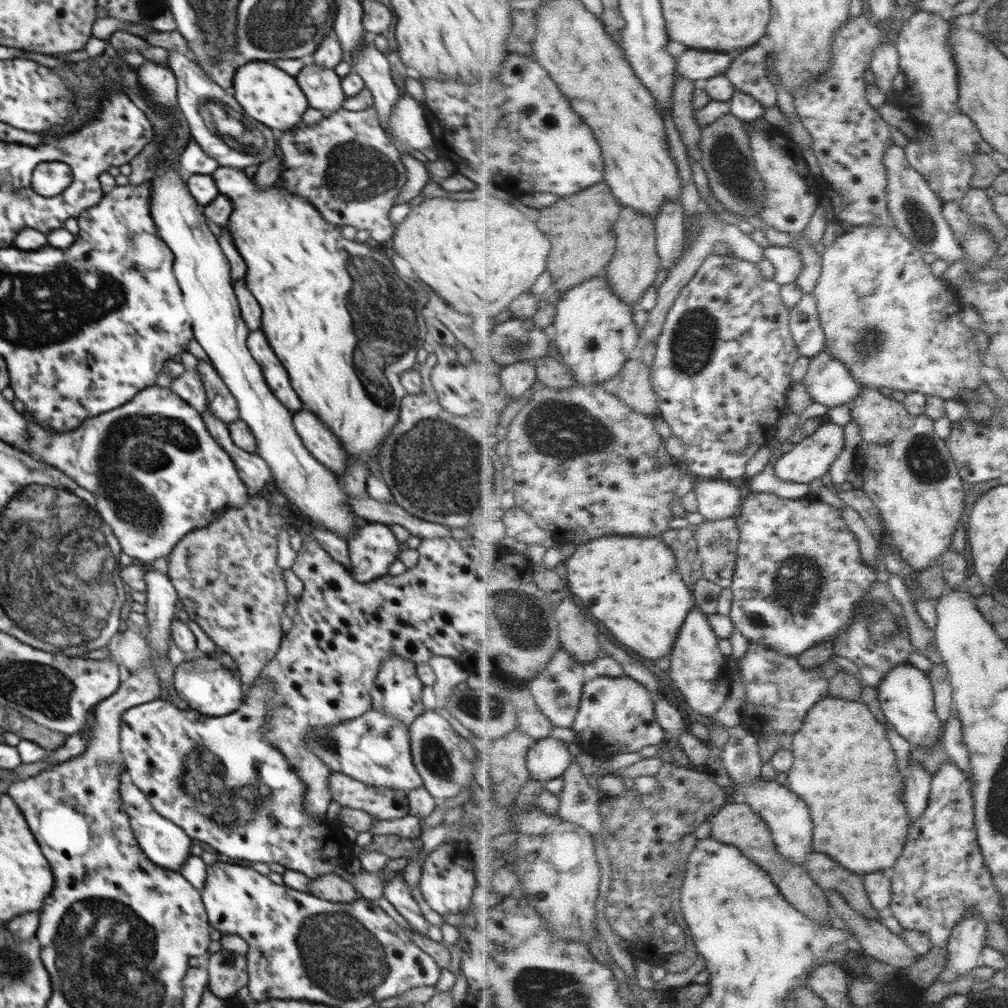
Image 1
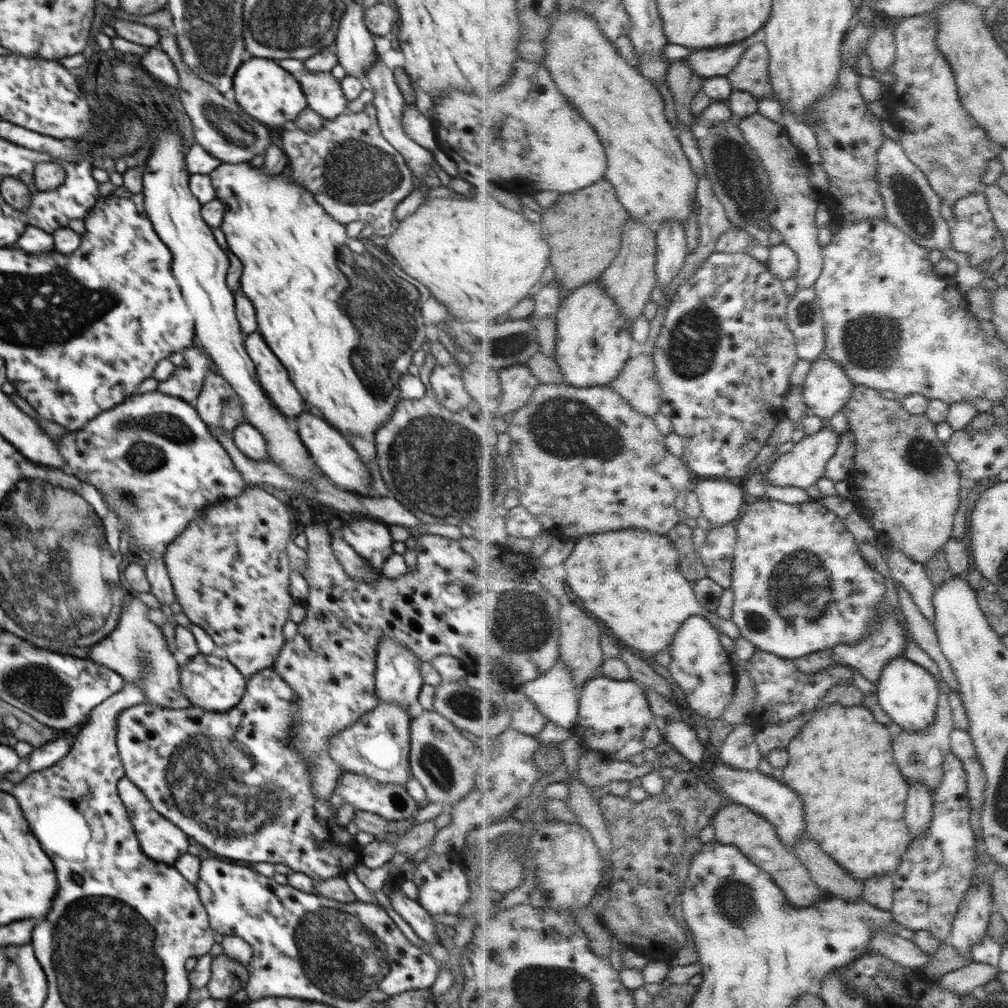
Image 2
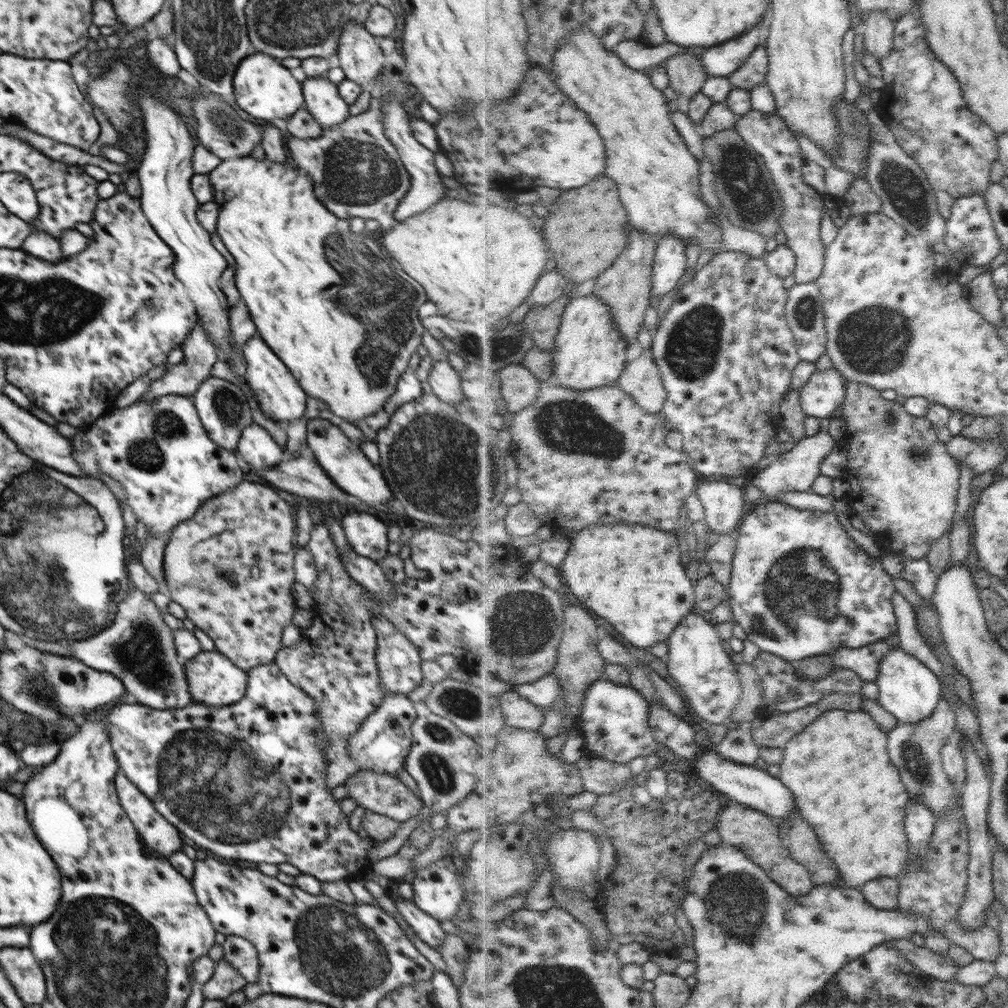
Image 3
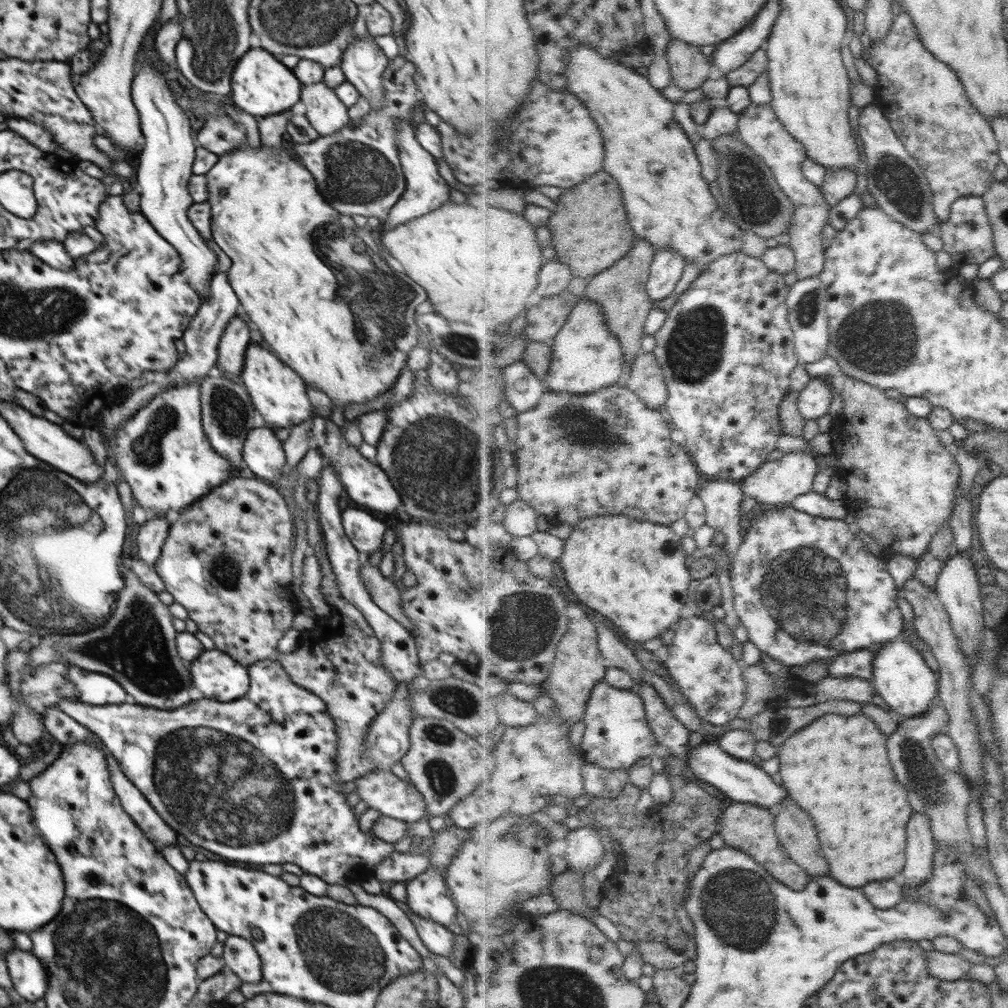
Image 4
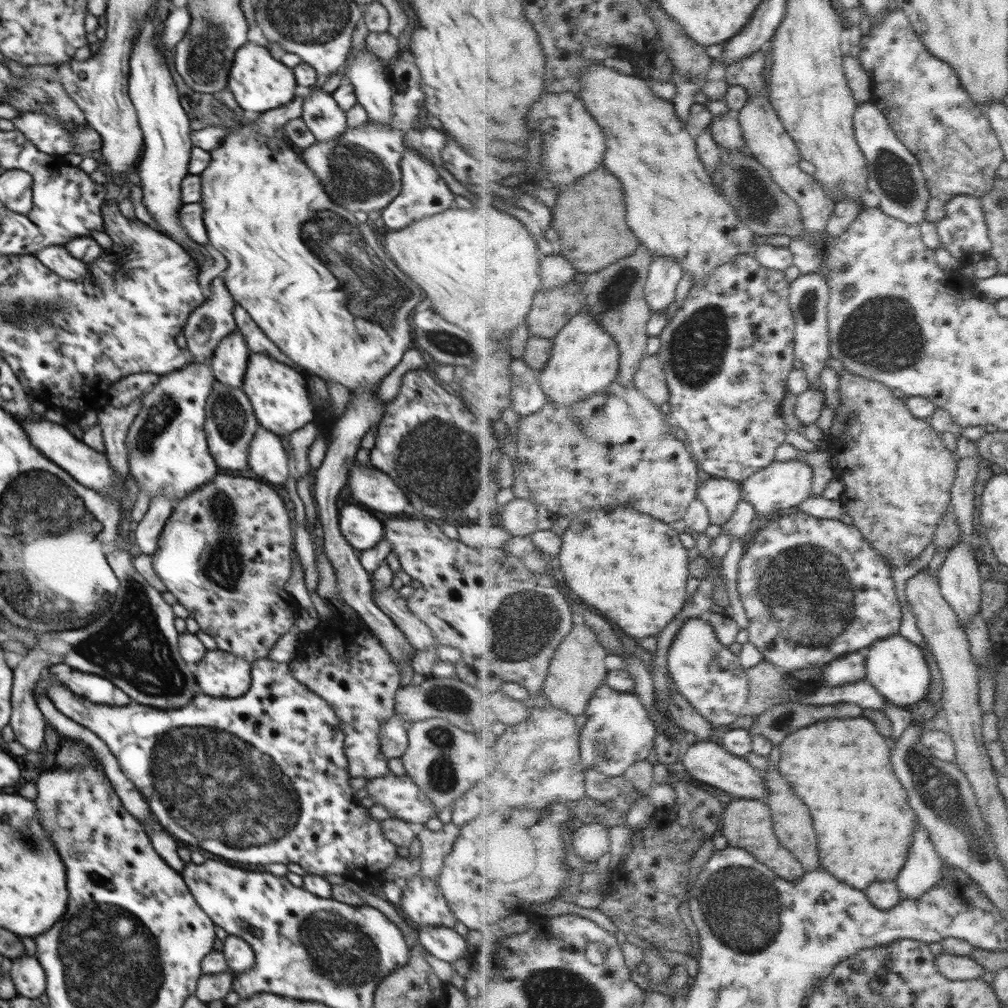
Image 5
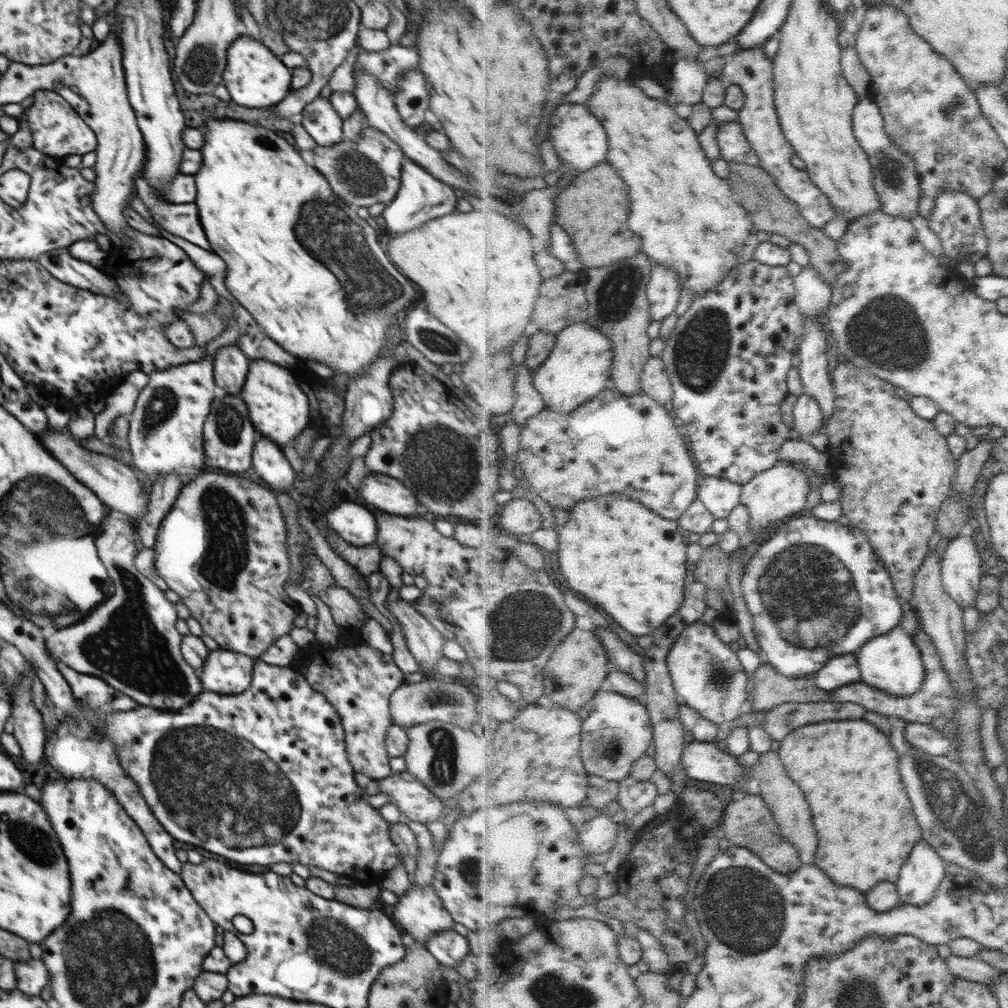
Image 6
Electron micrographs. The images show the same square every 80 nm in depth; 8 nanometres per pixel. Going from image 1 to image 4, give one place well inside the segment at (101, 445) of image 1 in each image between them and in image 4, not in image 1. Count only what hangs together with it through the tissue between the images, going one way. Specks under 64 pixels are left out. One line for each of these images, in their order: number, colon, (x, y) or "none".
2: (157, 466)
3: (159, 451)
4: (162, 452)

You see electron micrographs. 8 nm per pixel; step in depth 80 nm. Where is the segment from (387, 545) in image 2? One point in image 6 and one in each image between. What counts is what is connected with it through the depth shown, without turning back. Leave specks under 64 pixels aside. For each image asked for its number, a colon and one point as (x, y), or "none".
3: (366, 534)
4: (366, 532)
5: (363, 530)
6: (353, 523)

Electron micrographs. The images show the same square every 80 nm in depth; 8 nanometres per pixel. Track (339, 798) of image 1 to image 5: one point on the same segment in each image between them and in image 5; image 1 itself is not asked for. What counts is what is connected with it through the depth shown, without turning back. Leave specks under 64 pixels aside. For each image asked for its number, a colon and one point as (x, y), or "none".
2: (391, 801)
3: (384, 794)
4: (382, 790)
5: (400, 795)

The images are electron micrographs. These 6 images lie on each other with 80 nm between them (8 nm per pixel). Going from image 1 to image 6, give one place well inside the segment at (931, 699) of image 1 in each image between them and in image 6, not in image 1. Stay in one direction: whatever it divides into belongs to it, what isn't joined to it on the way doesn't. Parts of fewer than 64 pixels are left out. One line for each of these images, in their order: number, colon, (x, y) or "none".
2: (907, 691)
3: (910, 690)
4: (908, 686)
5: (896, 665)
6: (893, 662)

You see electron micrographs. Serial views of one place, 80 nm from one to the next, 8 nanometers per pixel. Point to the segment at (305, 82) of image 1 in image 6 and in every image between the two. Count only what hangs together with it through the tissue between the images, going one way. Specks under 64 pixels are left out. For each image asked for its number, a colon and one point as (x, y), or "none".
2: (323, 92)
3: (322, 98)
4: (326, 112)
5: (326, 120)
6: (321, 121)

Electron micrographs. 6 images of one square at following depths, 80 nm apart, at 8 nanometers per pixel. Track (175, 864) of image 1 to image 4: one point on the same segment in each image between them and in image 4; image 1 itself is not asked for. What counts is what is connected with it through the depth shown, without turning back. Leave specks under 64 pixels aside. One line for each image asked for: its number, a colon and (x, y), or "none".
2: (160, 839)
3: (159, 836)
4: (134, 802)

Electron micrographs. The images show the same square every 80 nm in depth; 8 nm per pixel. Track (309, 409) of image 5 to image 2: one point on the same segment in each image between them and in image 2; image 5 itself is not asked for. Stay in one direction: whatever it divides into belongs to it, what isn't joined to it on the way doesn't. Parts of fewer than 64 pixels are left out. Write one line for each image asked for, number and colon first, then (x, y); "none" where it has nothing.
2: (277, 385)
3: (277, 392)
4: (279, 396)

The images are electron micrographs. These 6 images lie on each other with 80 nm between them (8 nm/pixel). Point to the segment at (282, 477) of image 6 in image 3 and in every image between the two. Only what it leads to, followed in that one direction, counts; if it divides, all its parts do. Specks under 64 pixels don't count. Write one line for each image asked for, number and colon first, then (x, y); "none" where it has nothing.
3: (256, 446)
4: (263, 452)
5: (267, 457)

